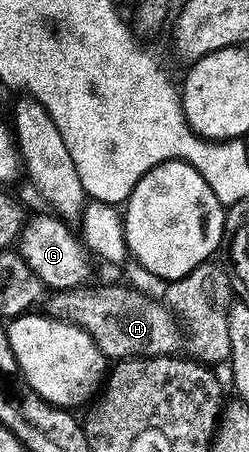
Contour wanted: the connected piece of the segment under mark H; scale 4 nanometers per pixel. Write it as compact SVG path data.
M109 284L109 289L53 292L46 301L47 316L86 330L109 359L177 356L182 349L182 326L176 314L163 300L151 301L146 294L122 284Z

